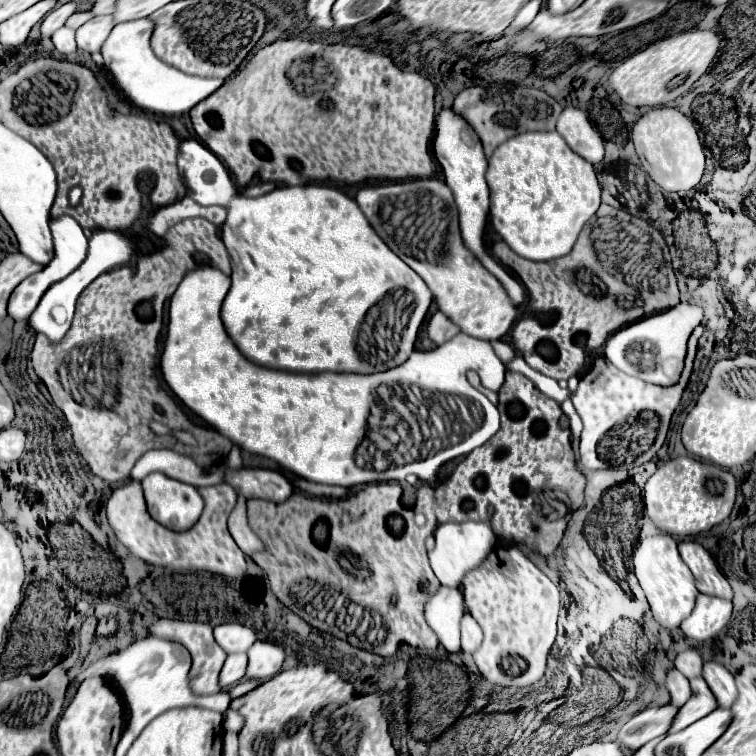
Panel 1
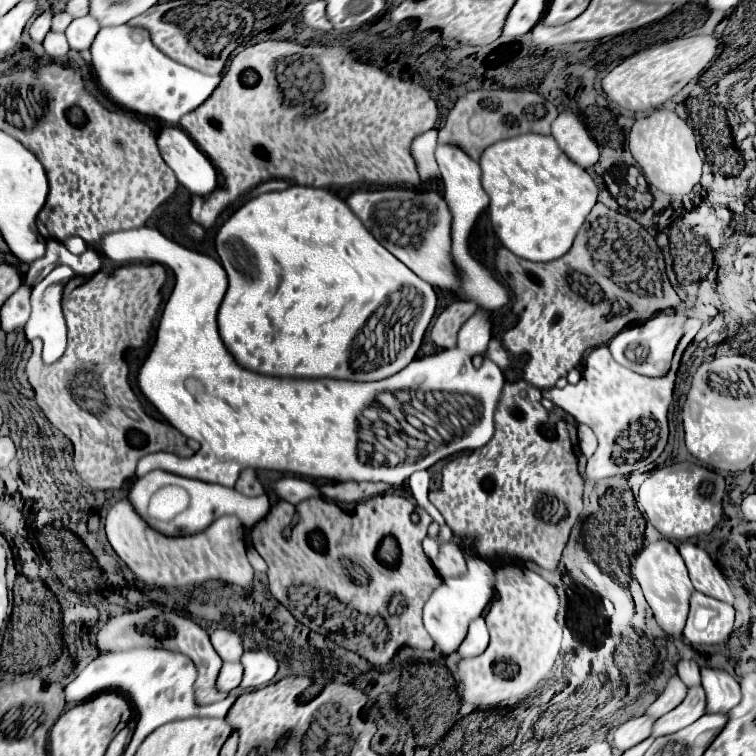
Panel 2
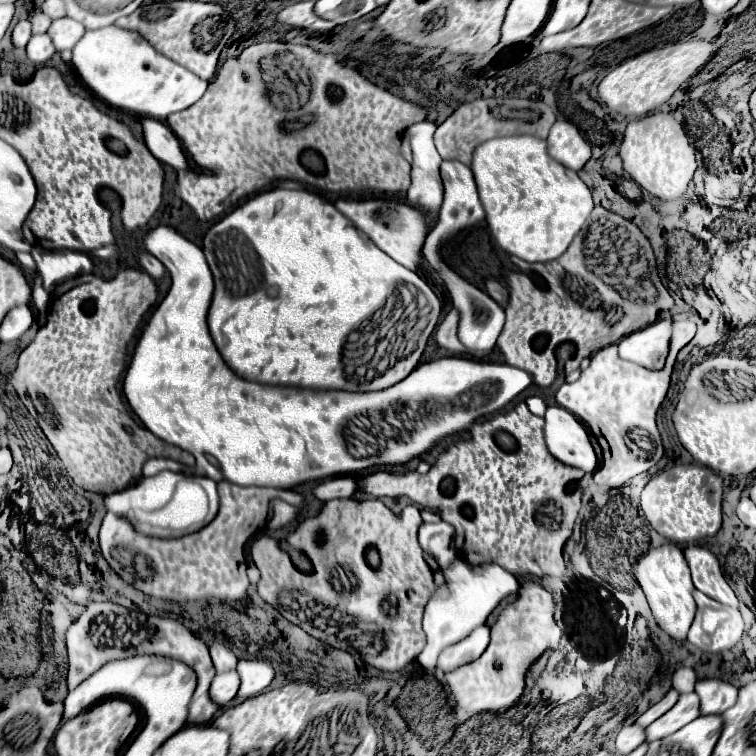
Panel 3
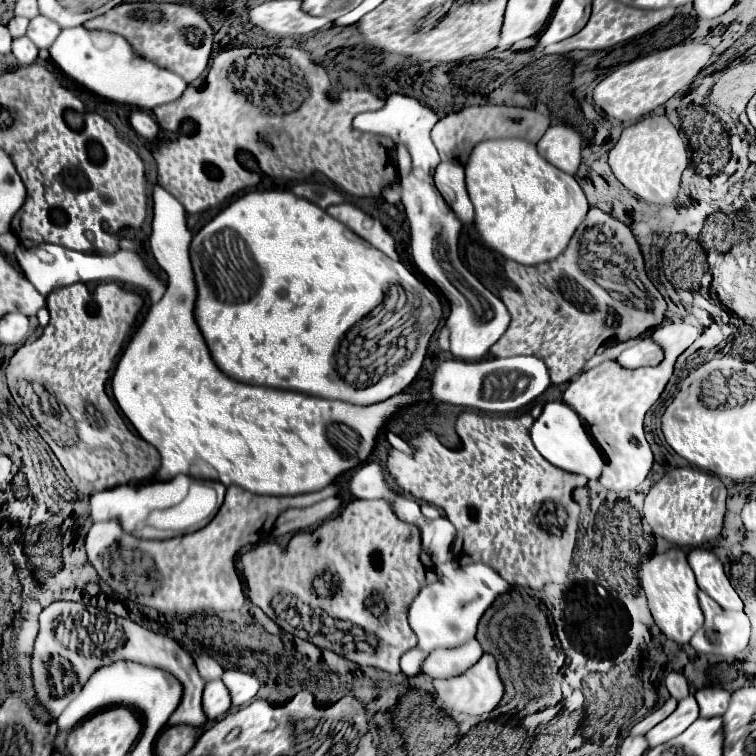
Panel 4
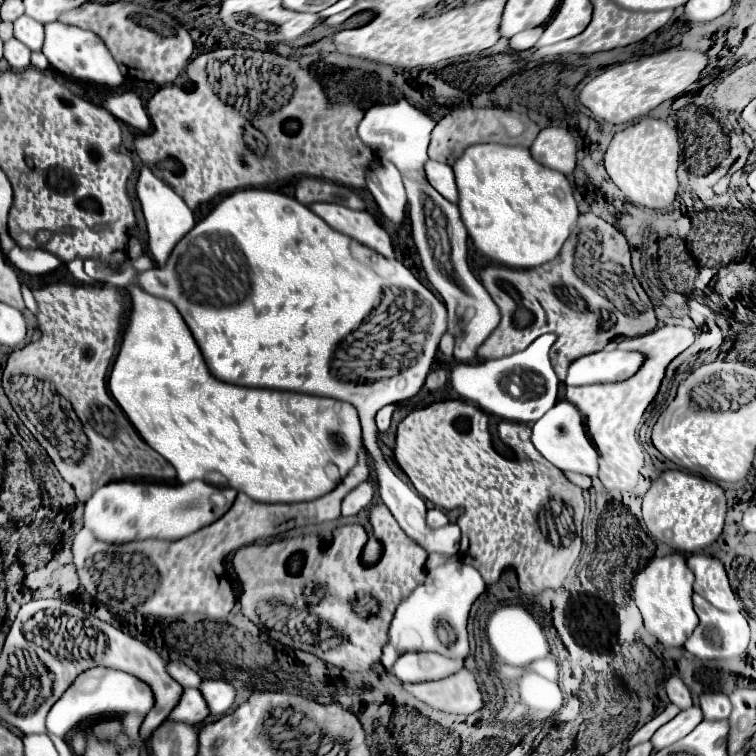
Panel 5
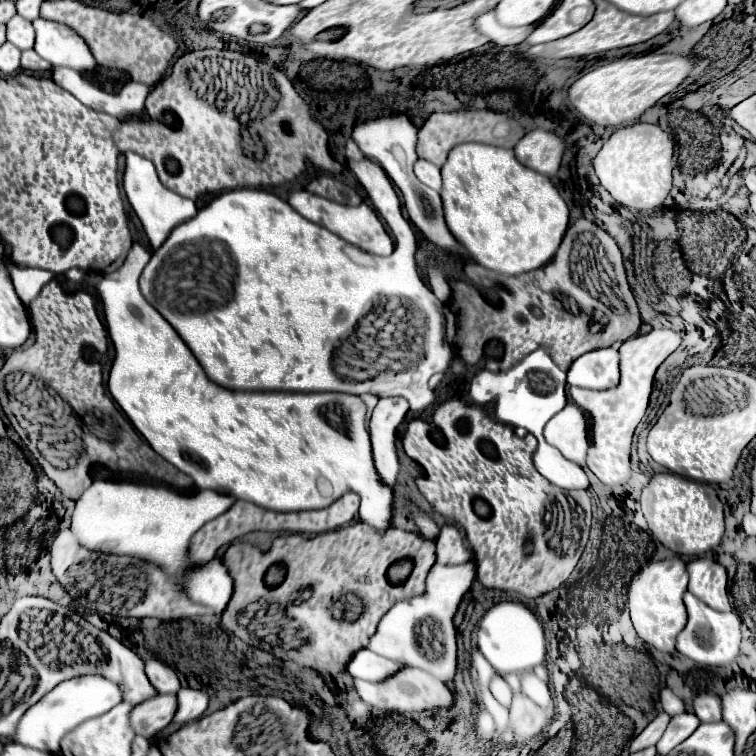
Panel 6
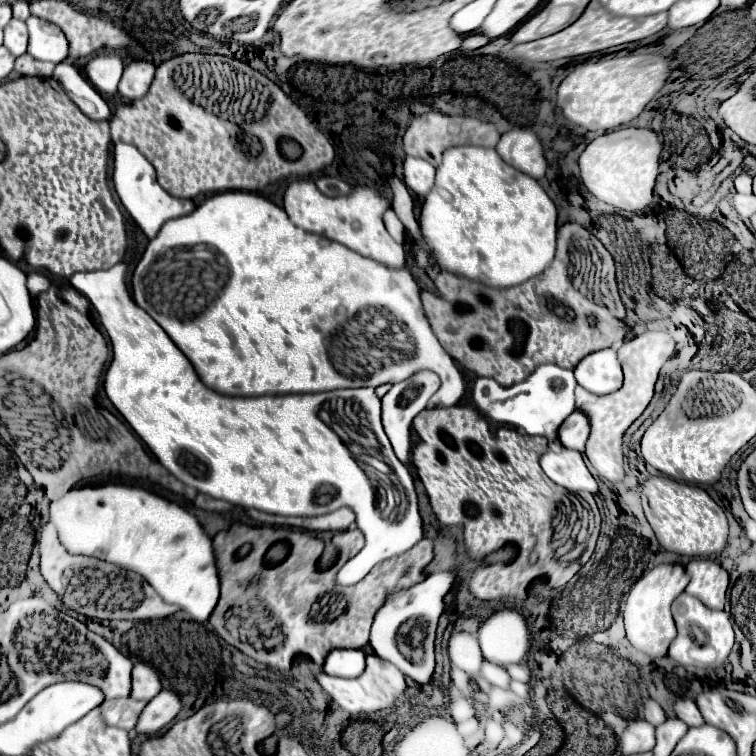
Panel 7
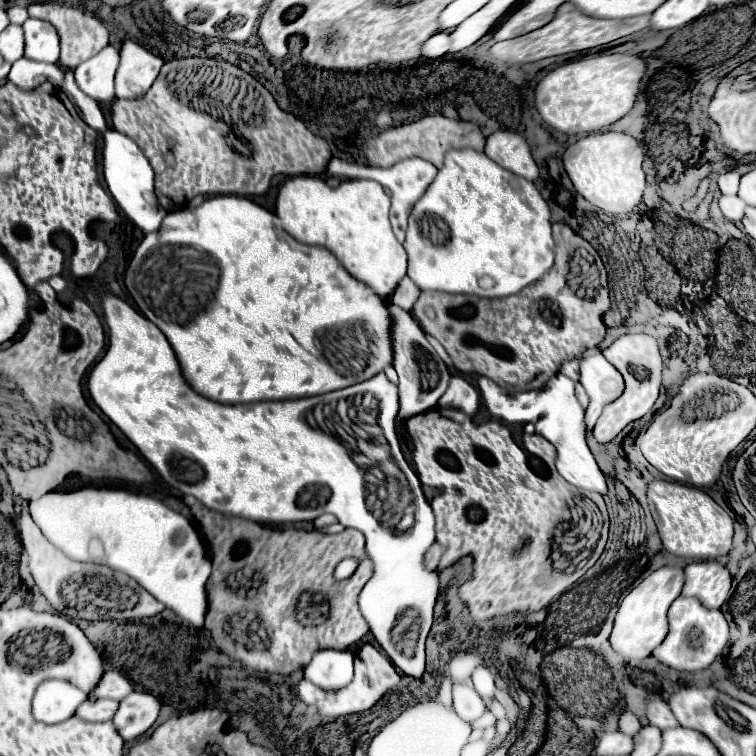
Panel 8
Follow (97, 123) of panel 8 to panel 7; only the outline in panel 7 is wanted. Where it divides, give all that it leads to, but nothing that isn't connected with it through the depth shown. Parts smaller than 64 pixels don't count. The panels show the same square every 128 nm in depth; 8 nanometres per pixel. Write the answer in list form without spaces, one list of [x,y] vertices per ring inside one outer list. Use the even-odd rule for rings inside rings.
[[[68,62],[56,64],[56,70],[52,74],[66,94],[72,98],[72,102],[92,120],[108,120],[110,118],[110,106],[108,102],[100,96],[100,92],[92,90],[92,84],[80,74],[80,70]]]

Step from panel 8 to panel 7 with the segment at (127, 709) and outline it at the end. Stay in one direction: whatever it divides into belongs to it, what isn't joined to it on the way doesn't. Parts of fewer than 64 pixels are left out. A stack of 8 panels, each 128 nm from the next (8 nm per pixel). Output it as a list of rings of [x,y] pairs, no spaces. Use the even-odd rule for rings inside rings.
[[[164,690],[158,696],[154,696],[150,700],[150,704],[142,710],[138,724],[136,724],[136,732],[138,734],[154,734],[158,730],[162,730],[164,726],[172,724],[174,718],[180,714],[182,710],[182,700],[176,692]]]

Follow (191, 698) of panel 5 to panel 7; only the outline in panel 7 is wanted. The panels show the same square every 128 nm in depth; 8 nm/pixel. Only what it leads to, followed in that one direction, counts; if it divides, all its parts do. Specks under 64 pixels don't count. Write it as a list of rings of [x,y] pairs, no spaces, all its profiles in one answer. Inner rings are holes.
[[[122,698],[122,700],[104,700],[102,702],[102,716],[110,726],[132,730],[136,726],[136,720],[140,712],[144,710],[146,702],[138,702],[132,698]]]

